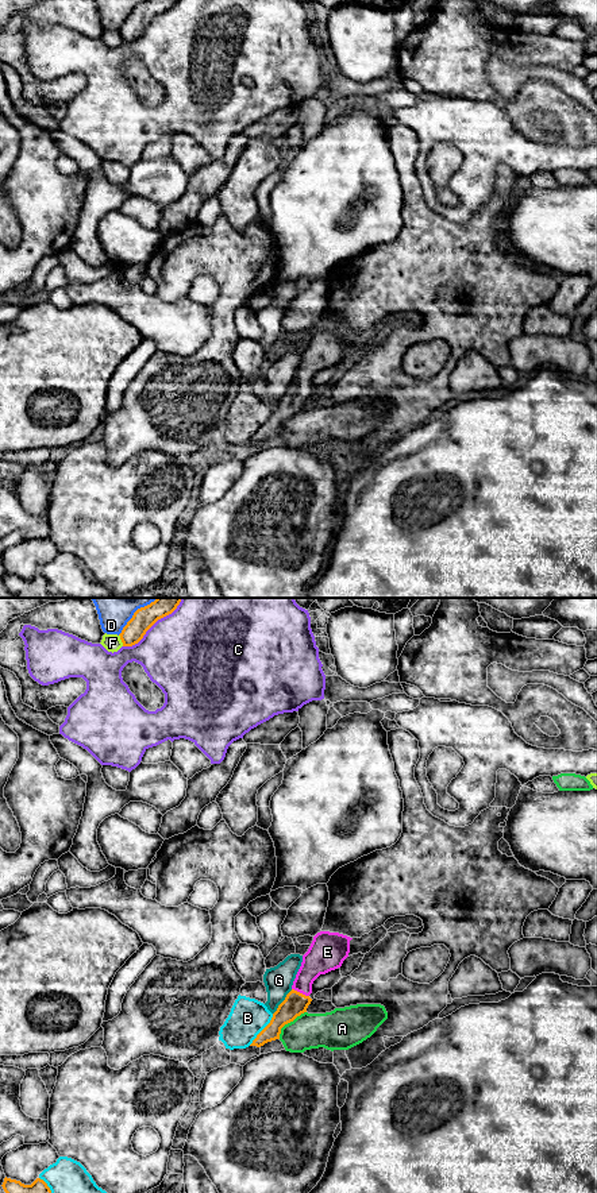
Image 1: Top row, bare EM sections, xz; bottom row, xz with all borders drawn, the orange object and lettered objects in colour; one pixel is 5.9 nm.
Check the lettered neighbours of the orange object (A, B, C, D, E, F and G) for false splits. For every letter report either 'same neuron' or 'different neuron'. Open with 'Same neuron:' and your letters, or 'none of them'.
Same neuron: E
A: different neuron
B: different neuron
C: different neuron
D: different neuron
E: same neuron
F: different neuron
G: different neuron

